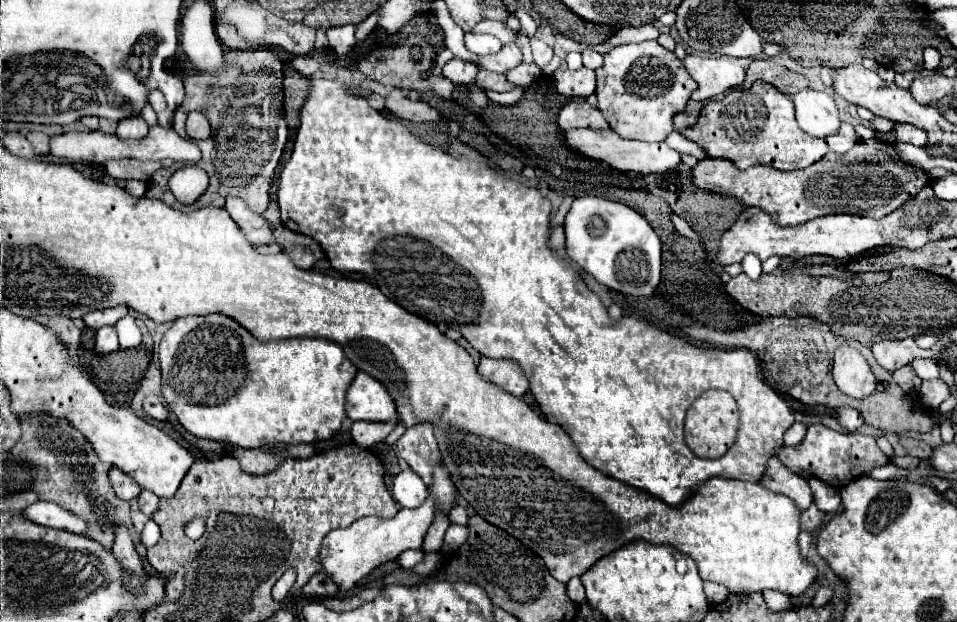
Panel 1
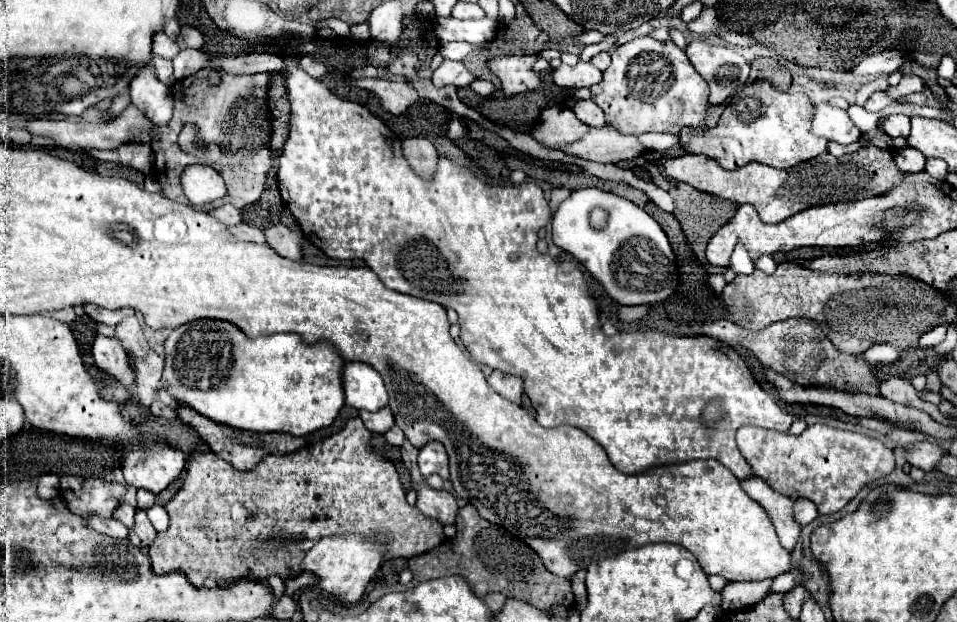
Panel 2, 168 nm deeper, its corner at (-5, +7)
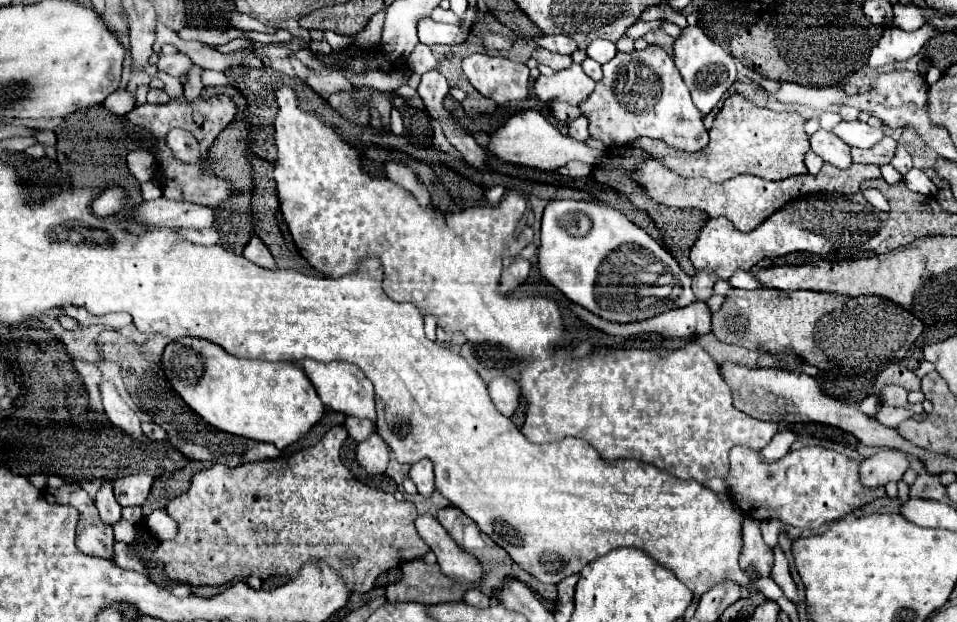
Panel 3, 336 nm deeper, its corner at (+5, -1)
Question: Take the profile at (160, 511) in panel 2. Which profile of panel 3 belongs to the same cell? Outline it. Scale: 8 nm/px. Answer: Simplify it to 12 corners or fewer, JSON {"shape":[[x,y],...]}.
{"shape":[[155,510],[145,522],[159,540],[177,534],[167,510]]}

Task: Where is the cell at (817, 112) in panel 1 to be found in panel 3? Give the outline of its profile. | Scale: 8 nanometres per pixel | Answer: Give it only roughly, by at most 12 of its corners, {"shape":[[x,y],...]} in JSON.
{"shape":[[817,130],[811,148],[829,164],[845,170],[851,166],[851,148]]}

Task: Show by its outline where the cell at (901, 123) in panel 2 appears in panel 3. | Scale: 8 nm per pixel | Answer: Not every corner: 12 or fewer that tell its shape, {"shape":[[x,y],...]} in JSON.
{"shape":[[841,122],[831,130],[851,148],[871,148],[881,128]]}

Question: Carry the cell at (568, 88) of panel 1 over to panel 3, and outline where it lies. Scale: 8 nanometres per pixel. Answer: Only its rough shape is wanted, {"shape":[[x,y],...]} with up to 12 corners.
{"shape":[[581,64],[535,80],[543,102],[579,106],[595,90]]}

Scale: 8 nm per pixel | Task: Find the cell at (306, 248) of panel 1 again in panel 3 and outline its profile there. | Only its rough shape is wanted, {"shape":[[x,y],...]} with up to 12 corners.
{"shape":[[257,236],[249,240],[243,256],[261,268],[275,268],[269,248]]}

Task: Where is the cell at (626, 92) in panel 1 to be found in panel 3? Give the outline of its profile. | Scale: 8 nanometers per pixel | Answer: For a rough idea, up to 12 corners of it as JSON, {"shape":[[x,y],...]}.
{"shape":[[617,52],[579,108],[605,146],[709,142],[673,58]]}

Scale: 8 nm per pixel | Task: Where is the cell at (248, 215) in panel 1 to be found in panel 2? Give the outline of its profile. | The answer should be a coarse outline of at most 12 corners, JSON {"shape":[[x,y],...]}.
{"shape":[[231,204],[211,210],[227,226],[243,222],[241,210]]}

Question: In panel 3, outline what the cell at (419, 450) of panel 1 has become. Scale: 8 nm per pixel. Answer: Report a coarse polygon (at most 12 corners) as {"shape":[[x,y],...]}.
{"shape":[[419,460],[409,470],[417,492],[429,498],[435,492],[431,460]]}

